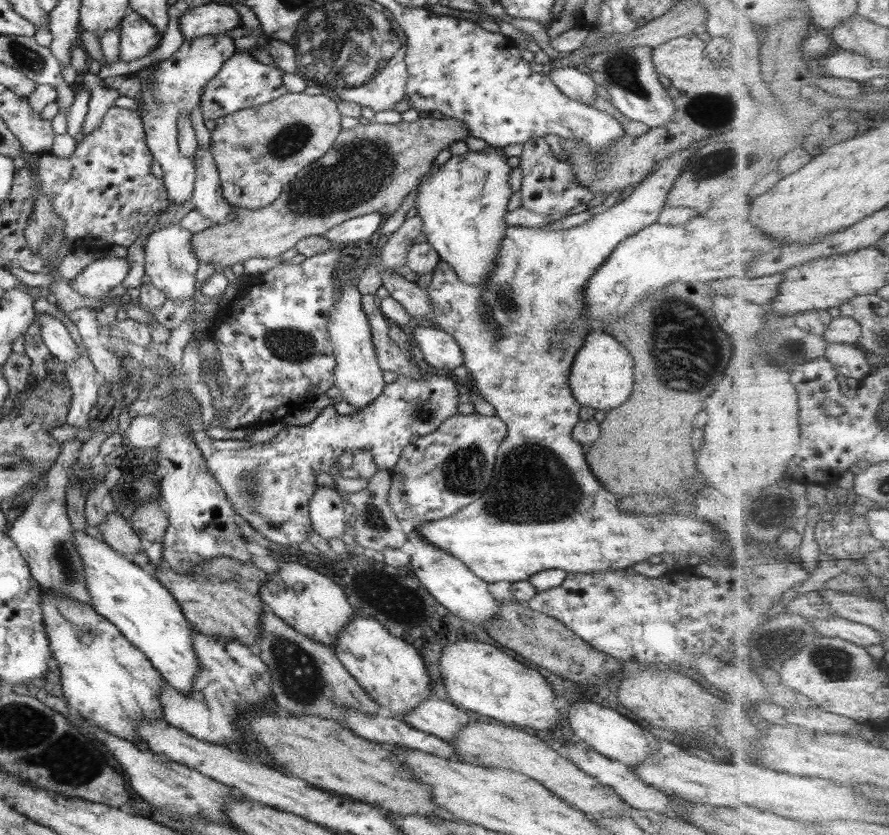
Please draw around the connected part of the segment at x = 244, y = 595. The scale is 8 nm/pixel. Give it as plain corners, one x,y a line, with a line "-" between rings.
221,556
217,565
196,566
185,574
175,574
161,560
152,577
160,581
176,602
193,628
201,634
216,638
234,638
249,648
254,648
260,630
260,619
266,604
260,598
260,585
268,576
254,563
244,564
228,556

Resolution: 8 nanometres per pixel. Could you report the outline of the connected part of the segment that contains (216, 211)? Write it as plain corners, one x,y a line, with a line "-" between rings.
198,148
193,155
195,181
192,200
199,216
208,217
210,224
224,224
233,208
221,193
218,169
209,148

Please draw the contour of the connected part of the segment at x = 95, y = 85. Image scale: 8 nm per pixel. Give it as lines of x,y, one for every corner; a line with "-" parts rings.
87,69
79,75
78,83
84,90
91,92
88,112
81,128
81,132
86,136
100,126
106,111
114,106
114,102
122,95
123,88
117,83
101,80

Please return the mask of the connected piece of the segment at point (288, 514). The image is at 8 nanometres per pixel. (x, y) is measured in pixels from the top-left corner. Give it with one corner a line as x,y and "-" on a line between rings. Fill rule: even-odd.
421,370
422,375
420,377
414,379
414,377
406,377
404,375
399,375
397,380
395,382
392,382
390,384
385,384
384,390
382,391
382,394
374,400
374,402
371,402
368,404
368,406
365,406
362,408
362,410
357,411
356,413
352,414
345,414
340,415
333,405
330,405
326,407
324,410
322,410
318,416
309,424
305,426
296,426
296,425
284,425
283,429
277,434
272,437
272,439
268,441
262,441
259,443
250,443
250,441
246,441
246,439
228,439
228,440
216,440
212,437
210,437
207,434
207,431
196,431
192,432
192,434
188,434
188,437
192,437
194,439
194,443
198,445
198,449
202,451
202,456
204,459
206,459
206,466
208,467
208,471
214,475
214,479
220,483
220,486
224,490
224,493
227,495
227,498
230,500
230,503
233,505
233,510
240,514
256,531
262,536
264,536
266,539
271,540
272,542
277,542
278,544
282,544
285,547
290,546
291,544
299,544
300,542
304,542
307,539
307,533
312,532
311,528
311,521
309,518
309,501
310,498
315,494
315,488
316,485
316,478
319,473
322,472
328,472
334,476
335,474
338,474
341,469
341,465
339,464
339,456
343,454
345,450
351,450
352,452
362,449
367,450
370,453
372,453
372,458
374,459
374,462
376,463
376,466
378,467
378,470
380,471
391,471
394,466
396,466
396,463
399,461
399,458
401,457
402,451
404,450
404,447
412,444
413,442
416,442
417,438
420,438
421,436
424,436
425,434
430,434
432,431
436,430
444,420
448,420
451,416
454,416
454,414
458,414
458,384
454,382
454,380
448,376
441,375
438,376
436,374
430,373
427,370
-
246,476
252,476
250,477
250,481
246,483
244,481
244,478
-
250,484
256,484
255,490
251,492
251,494
247,494
249,488
246,486
250,486

